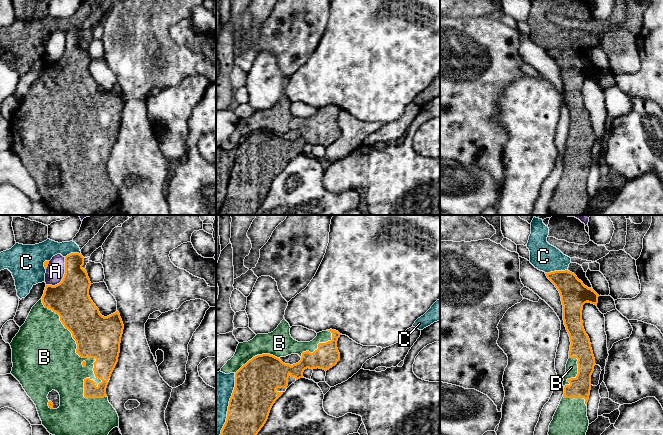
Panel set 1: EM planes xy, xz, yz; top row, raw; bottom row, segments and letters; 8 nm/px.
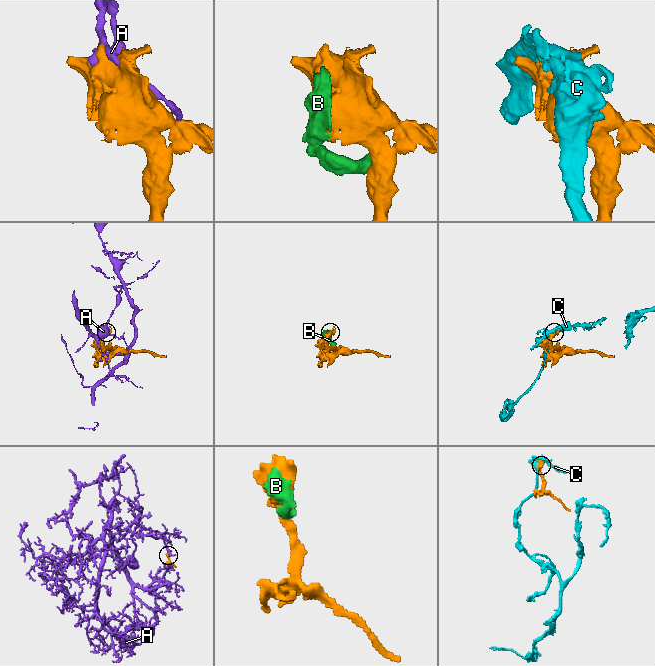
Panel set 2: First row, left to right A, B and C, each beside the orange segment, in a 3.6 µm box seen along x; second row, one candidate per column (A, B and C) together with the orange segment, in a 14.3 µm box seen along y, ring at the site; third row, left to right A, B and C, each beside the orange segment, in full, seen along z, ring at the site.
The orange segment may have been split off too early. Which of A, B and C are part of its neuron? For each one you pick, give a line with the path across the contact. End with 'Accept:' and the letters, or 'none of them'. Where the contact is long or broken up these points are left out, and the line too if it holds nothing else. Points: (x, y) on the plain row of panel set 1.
Accept: B

